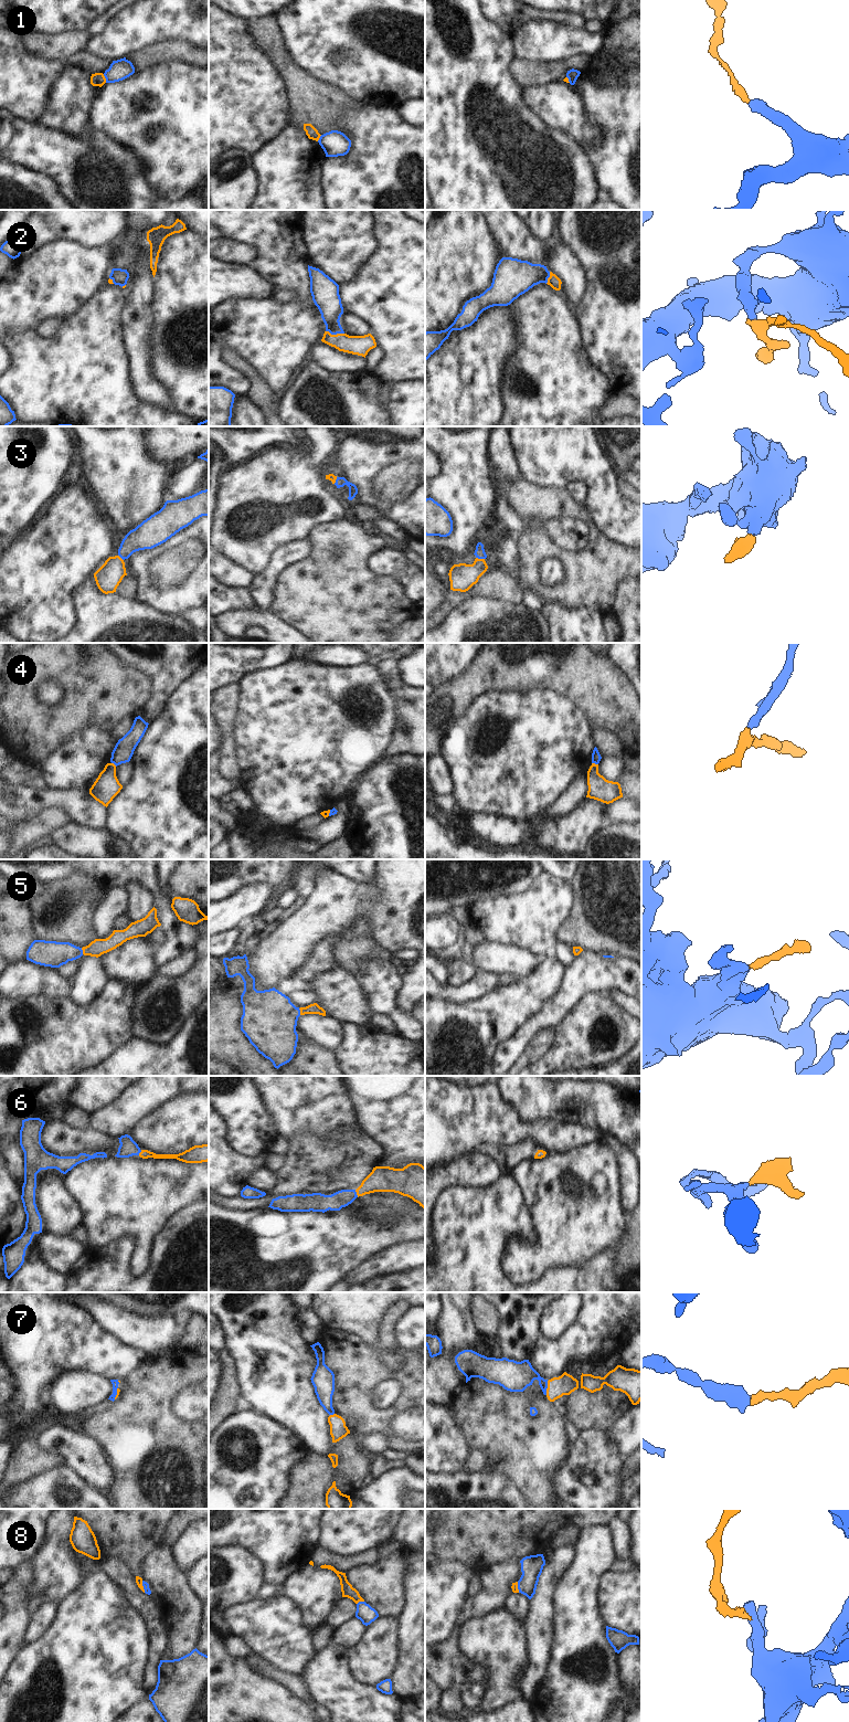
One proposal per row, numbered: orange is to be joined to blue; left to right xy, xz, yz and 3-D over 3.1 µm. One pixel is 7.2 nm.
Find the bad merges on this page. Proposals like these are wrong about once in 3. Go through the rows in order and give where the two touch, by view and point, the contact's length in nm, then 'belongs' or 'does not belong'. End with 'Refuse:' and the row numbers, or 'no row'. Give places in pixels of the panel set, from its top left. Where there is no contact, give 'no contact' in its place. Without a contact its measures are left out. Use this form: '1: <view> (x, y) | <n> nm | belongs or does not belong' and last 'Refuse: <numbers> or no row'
1: xy (105, 77) | 70 nm | does not belong
2: xz (335, 334) | 140 nm | belongs
3: yz (480, 558) | 70 nm | belongs
4: yz (595, 763) | 50 nm | does not belong
5: xy (82, 951) | 50 nm | belongs
6: xz (356, 1193) | 60 nm | belongs
7: yz (547, 1387) | 110 nm | belongs
8: xy (142, 1585) | 90 nm | belongs
Refuse: 1, 4

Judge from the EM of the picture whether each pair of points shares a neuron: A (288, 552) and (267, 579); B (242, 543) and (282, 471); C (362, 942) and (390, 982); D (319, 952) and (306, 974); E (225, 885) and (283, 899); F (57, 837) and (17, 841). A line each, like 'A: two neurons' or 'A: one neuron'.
A: one neuron
B: one neuron
C: two neurons
D: one neuron
E: two neurons
F: two neurons

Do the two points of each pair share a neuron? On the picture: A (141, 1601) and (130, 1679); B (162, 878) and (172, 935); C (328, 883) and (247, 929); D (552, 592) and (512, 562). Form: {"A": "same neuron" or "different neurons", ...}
{"A": "different neurons", "B": "different neurons", "C": "different neurons", "D": "different neurons"}

